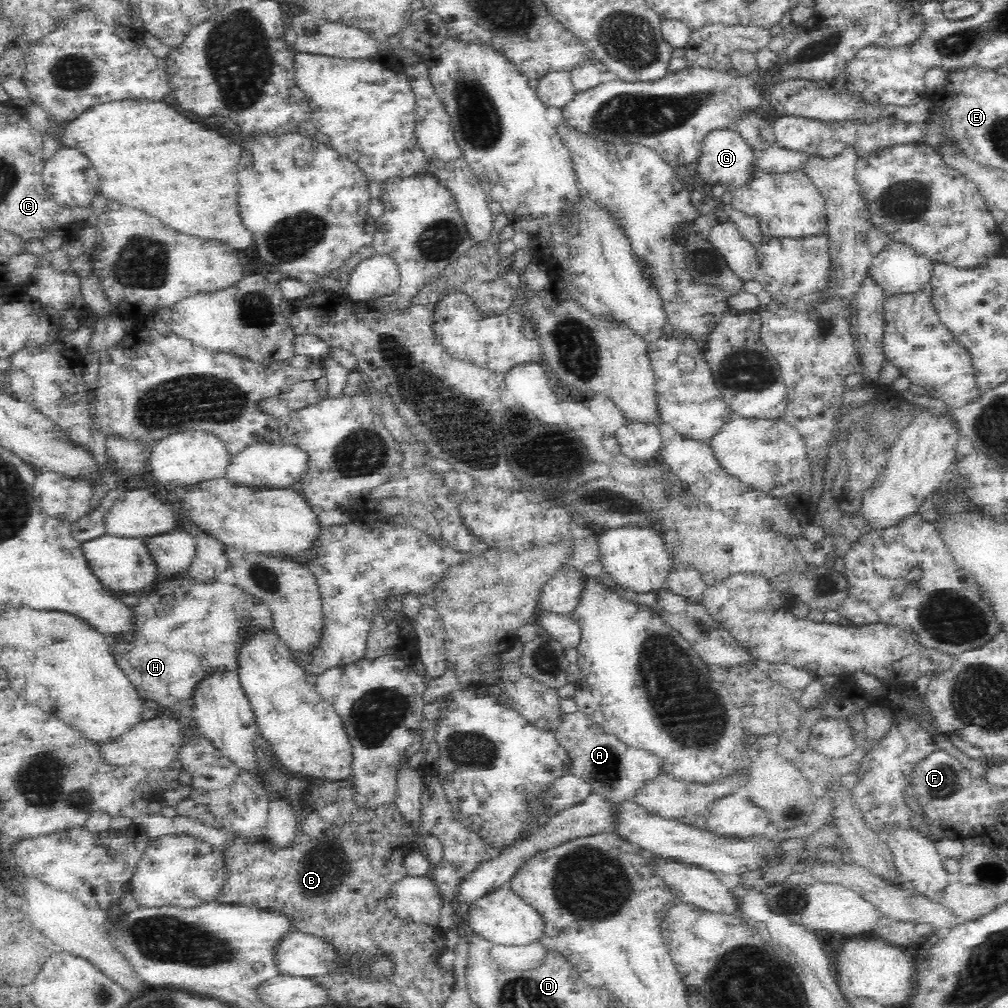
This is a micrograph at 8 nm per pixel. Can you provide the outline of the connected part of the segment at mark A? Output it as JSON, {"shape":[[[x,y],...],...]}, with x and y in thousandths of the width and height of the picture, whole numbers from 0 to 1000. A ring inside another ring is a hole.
{"shape":[[[563,700],[556,711],[554,722],[549,724],[556,740],[563,745],[566,754],[564,768],[581,773],[587,779],[587,786],[601,789],[608,795],[617,797],[629,794],[631,785],[640,774],[654,767],[656,754],[642,744],[625,741],[597,721],[577,705]]]}

